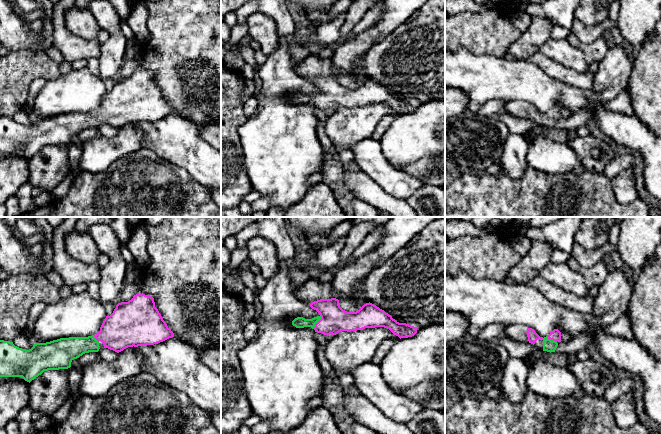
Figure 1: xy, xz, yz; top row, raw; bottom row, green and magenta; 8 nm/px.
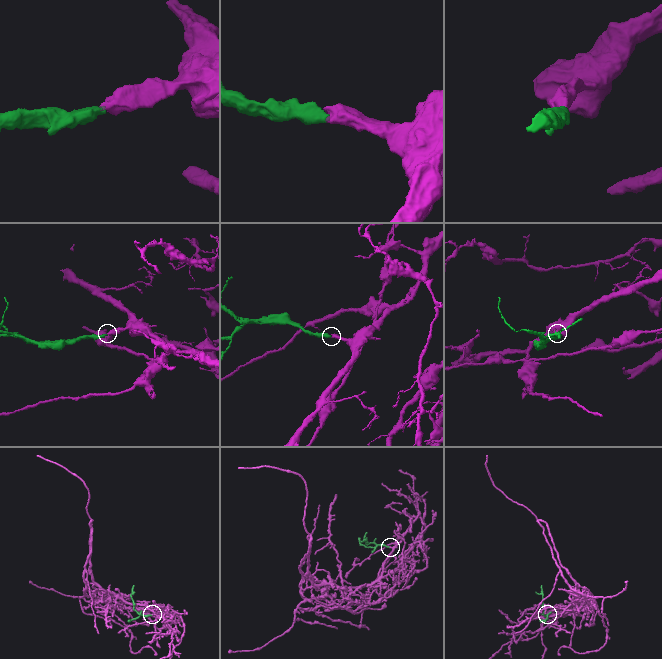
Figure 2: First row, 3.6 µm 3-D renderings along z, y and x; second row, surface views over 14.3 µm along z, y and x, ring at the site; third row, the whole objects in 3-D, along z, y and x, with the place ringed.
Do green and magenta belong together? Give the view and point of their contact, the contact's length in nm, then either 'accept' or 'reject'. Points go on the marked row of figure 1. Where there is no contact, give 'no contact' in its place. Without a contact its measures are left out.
contact xz (317, 321); length 130 nm; accept

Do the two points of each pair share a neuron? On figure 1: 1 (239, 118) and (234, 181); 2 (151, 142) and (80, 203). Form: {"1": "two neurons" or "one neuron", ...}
{"1": "one neuron", "2": "two neurons"}

